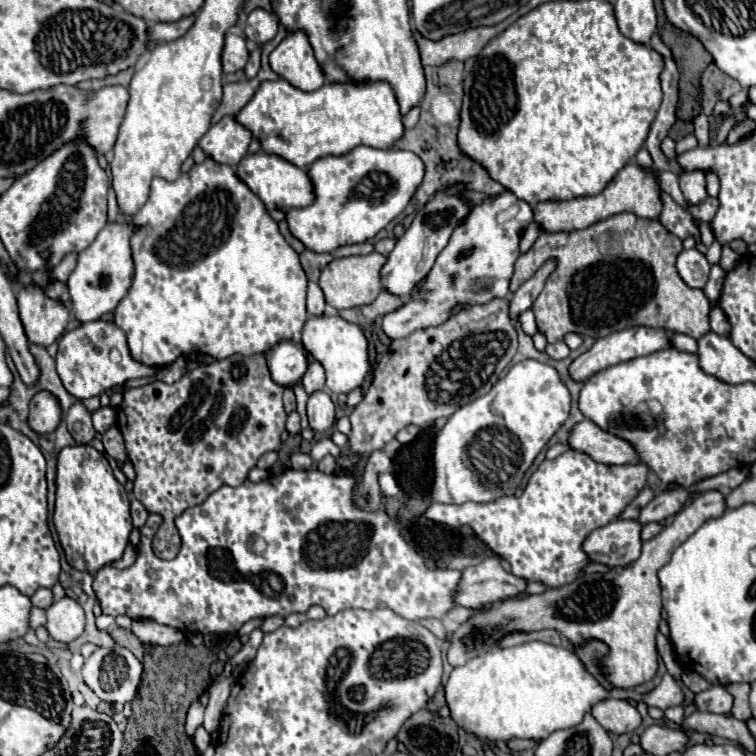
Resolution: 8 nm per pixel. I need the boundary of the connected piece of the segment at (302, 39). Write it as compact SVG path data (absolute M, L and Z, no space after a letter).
M303 32L289 34L269 56L271 70L303 92L319 90L325 76L313 56L313 48Z

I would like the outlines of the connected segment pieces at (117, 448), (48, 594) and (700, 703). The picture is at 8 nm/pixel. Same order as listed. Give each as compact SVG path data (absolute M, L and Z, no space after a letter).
M109 428L103 438L101 438L103 446L105 446L105 452L115 458L117 462L127 462L127 452L125 452L125 444L123 444L123 436L119 432L119 428Z
M40 588L35 592L35 594L30 598L31 603L37 608L49 608L52 604L53 594L51 589Z
M711 686L711 688L695 694L695 706L699 712L729 714L731 704L733 704L733 698L723 686Z

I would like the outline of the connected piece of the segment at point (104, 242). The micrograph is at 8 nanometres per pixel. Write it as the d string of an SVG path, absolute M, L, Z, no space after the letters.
M107 224L95 242L79 254L79 262L69 276L67 288L71 296L71 312L79 322L93 322L101 316L113 312L131 286L133 276L133 258L129 248L129 238L133 228L125 224Z

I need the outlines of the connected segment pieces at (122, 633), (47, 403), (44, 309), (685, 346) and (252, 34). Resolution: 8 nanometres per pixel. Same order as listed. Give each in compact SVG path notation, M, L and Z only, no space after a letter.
M113 626L113 628L109 630L109 634L111 634L111 638L115 640L115 644L119 644L119 646L131 650L139 660L143 658L143 646L141 646L141 642L131 634L131 630L125 630L125 628L119 628L119 626Z
M37 392L29 406L27 424L37 434L49 434L61 420L61 408L49 392Z
M37 284L21 286L17 290L19 316L31 344L49 346L65 330L69 308L61 300L53 300Z
M671 334L669 342L679 352L689 352L689 354L697 352L697 340L691 338L691 336L687 336L687 334Z
M253 10L245 22L245 36L255 44L265 44L277 34L277 20L267 10Z

